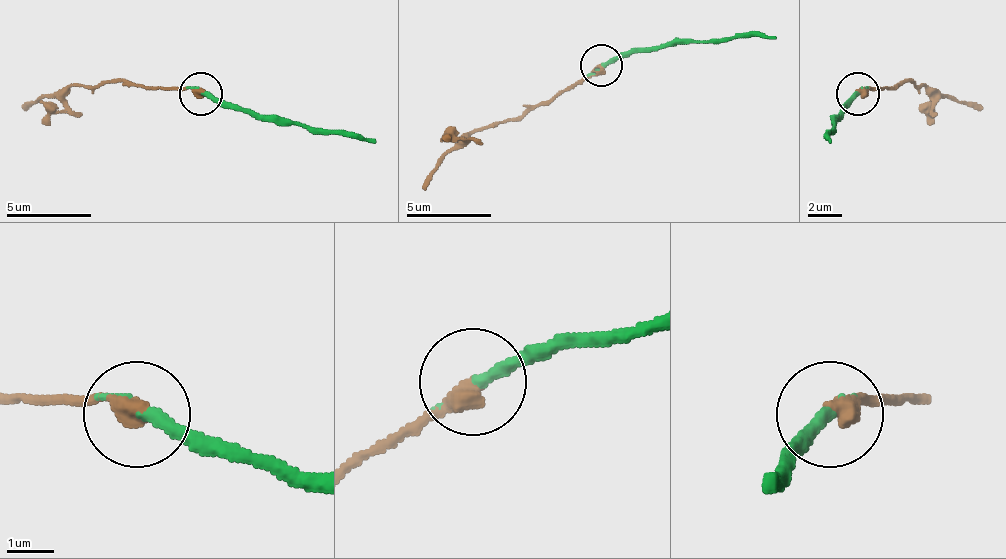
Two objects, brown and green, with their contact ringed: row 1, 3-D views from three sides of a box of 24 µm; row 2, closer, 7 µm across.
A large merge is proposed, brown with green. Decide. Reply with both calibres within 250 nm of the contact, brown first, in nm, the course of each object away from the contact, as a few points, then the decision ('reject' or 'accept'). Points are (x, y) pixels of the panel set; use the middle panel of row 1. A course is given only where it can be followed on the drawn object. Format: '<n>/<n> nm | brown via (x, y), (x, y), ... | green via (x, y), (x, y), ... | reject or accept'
460/180 nm | brown via (600, 66), (519, 117), (473, 130), (422, 189) | green via (600, 66), (681, 40), (774, 36) | reject

